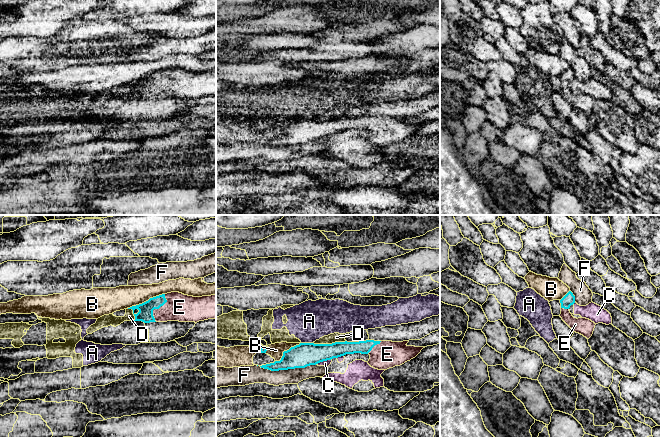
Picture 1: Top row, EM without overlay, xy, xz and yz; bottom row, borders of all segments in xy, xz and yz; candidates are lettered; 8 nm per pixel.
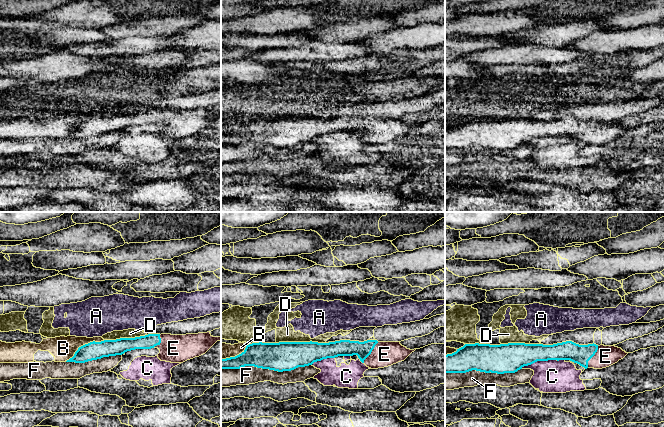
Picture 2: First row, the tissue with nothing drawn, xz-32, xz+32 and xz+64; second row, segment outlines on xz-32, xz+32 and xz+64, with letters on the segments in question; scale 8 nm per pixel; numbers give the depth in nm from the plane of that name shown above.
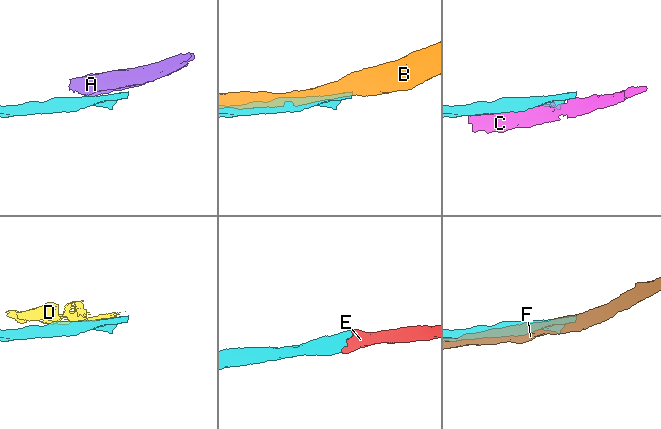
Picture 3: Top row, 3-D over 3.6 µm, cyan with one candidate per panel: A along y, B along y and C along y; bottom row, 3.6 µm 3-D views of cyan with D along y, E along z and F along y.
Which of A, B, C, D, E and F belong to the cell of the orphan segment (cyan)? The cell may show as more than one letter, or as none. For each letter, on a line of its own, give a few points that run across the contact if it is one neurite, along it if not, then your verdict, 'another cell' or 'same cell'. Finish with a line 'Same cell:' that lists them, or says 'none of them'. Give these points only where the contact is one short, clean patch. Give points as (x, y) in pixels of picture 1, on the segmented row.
A: xz (301, 342), (312, 343) | another cell
B: another cell
C: another cell
D: another cell
E: xy (145, 314), (157, 308), (179, 307) | same cell
F: another cell
Same cell: E

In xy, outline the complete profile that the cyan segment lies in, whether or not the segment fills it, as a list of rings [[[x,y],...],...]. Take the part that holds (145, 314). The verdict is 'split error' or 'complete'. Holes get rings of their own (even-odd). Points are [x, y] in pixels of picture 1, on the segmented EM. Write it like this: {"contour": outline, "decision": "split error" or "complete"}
{"contour": [[[179,292],[162,294],[132,306],[134,321],[199,322],[216,319],[216,295],[193,297]]], "decision": "split error"}

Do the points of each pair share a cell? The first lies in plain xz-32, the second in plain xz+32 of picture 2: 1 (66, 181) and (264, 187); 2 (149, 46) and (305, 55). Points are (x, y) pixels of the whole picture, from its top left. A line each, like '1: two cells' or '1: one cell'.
1: one cell
2: one cell

